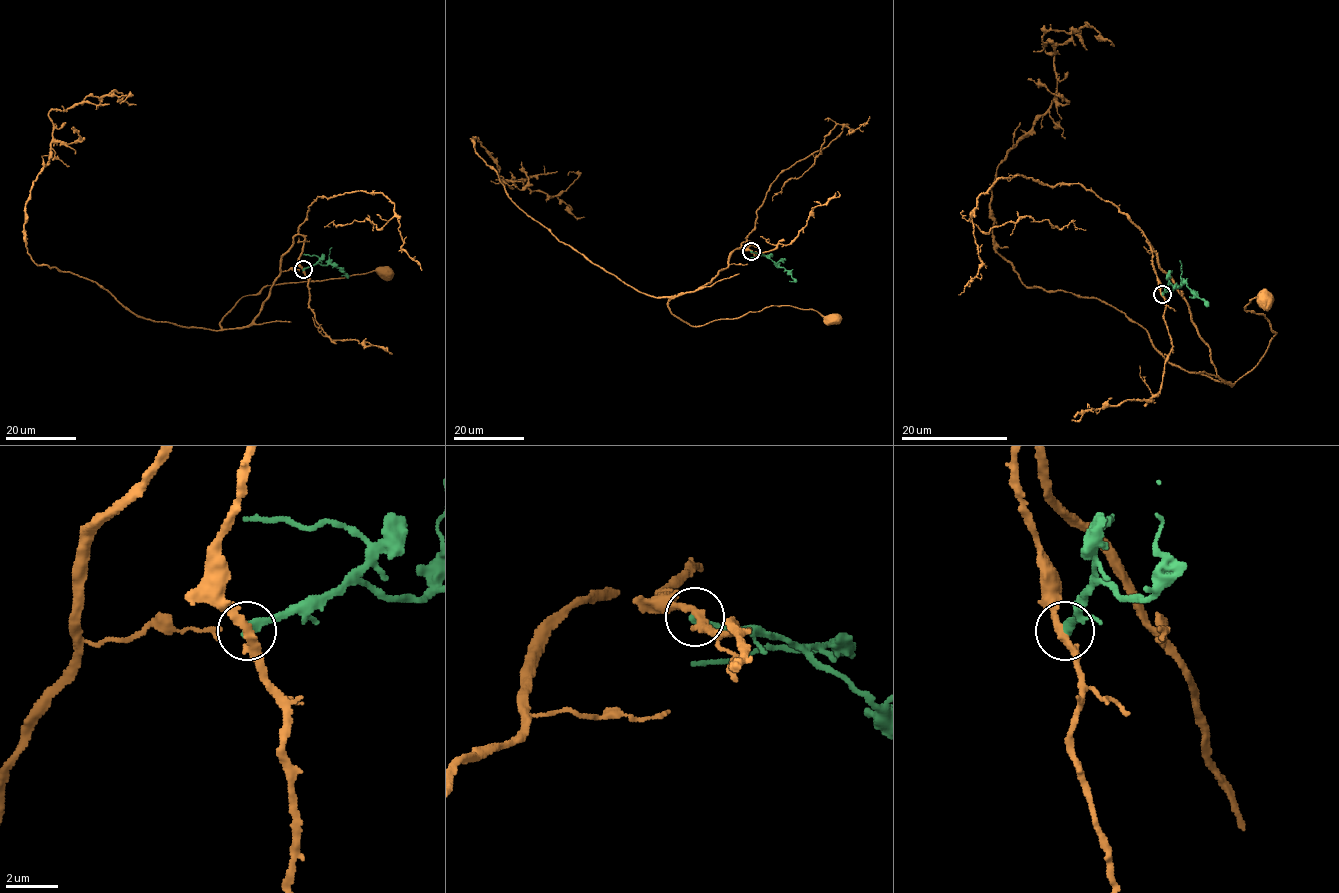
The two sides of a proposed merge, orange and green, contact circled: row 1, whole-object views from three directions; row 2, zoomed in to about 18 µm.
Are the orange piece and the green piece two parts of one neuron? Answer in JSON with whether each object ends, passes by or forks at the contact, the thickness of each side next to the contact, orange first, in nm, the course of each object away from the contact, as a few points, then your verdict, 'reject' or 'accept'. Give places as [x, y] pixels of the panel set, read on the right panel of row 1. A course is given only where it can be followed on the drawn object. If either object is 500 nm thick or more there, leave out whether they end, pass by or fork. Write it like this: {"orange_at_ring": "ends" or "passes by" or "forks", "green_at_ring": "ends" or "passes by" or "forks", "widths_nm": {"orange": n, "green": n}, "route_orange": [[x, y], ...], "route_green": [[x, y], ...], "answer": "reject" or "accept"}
{"orange_at_ring": "passes by", "green_at_ring": "ends", "widths_nm": {"orange": 320, "green": 400}, "route_orange": [[1162, 294], [1147, 240], [1229, 384], [1276, 333], [1264, 315], [1244, 310], [1265, 298]], "route_green": [[1162, 294], [1170, 284], [1178, 287], [1183, 283], [1207, 303]], "answer": "reject"}

